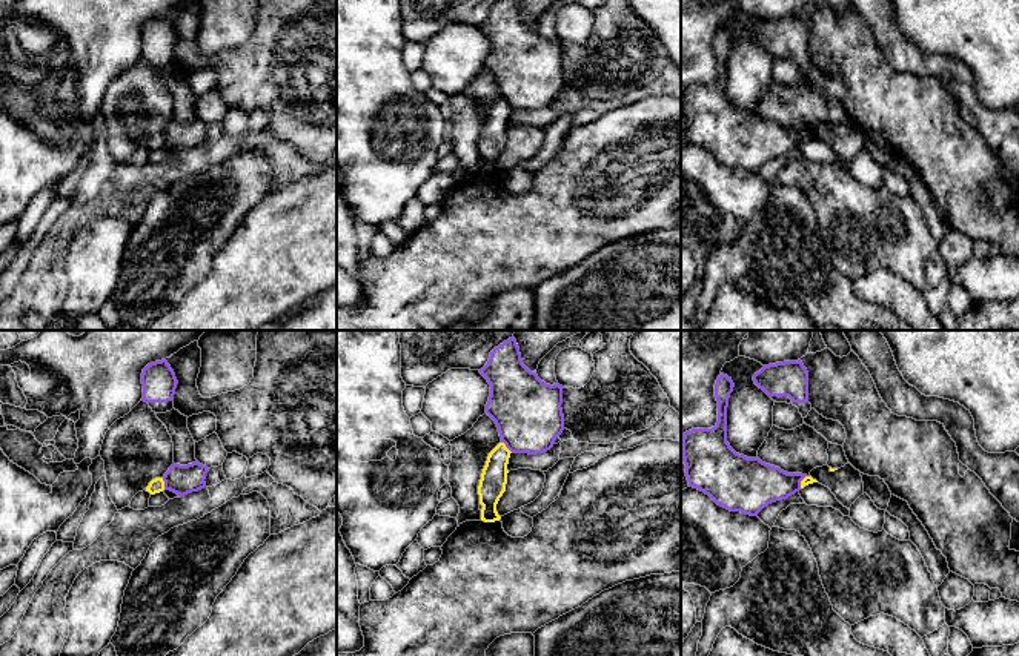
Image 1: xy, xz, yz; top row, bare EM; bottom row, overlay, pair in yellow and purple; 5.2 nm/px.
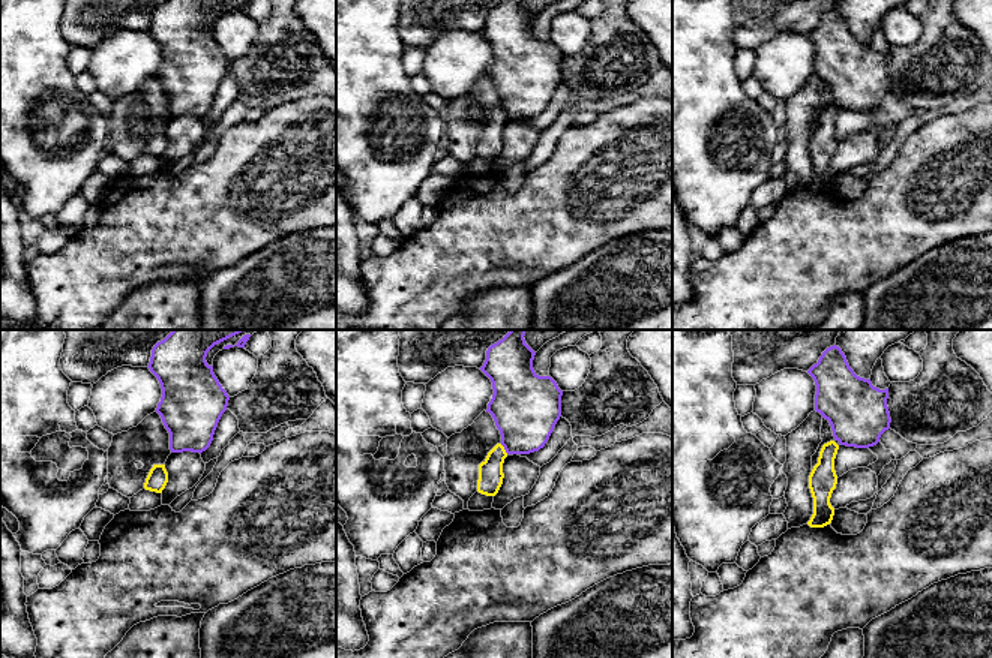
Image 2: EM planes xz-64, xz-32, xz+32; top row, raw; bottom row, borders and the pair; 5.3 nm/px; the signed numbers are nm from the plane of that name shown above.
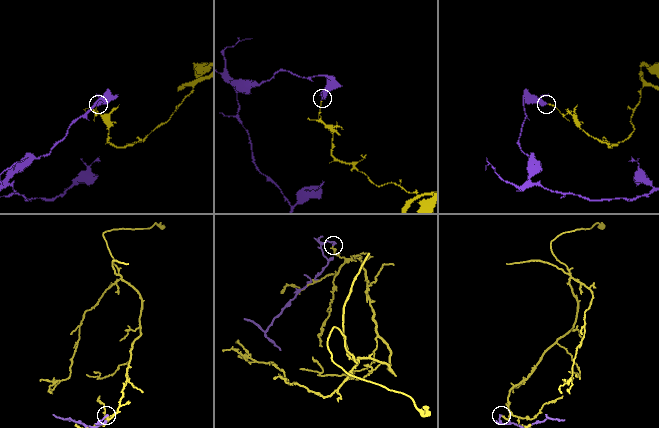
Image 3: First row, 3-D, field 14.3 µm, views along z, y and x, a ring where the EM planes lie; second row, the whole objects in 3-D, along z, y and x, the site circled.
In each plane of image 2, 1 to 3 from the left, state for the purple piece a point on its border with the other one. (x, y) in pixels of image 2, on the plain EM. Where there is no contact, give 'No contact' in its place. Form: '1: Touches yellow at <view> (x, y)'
1: No contact
2: Touches yellow at xz-32 (503, 113)
3: No contact

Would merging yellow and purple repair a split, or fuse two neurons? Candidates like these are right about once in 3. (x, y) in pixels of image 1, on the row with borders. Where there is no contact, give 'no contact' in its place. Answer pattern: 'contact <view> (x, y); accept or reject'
contact xz (506, 447); reject

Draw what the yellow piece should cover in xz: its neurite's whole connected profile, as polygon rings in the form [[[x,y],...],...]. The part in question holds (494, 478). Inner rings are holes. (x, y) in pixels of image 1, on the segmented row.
[[[500,442],[487,456],[478,485],[480,504],[483,505],[481,521],[484,522],[501,519],[496,504],[506,492],[510,453],[506,444]]]

